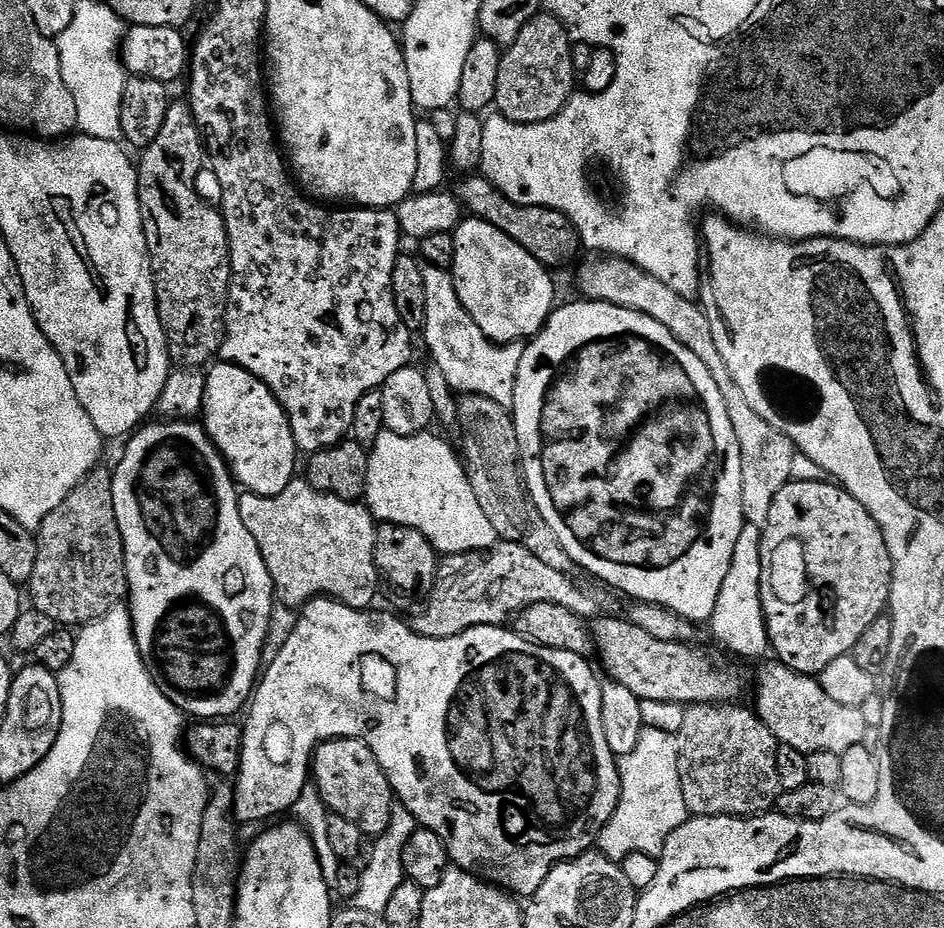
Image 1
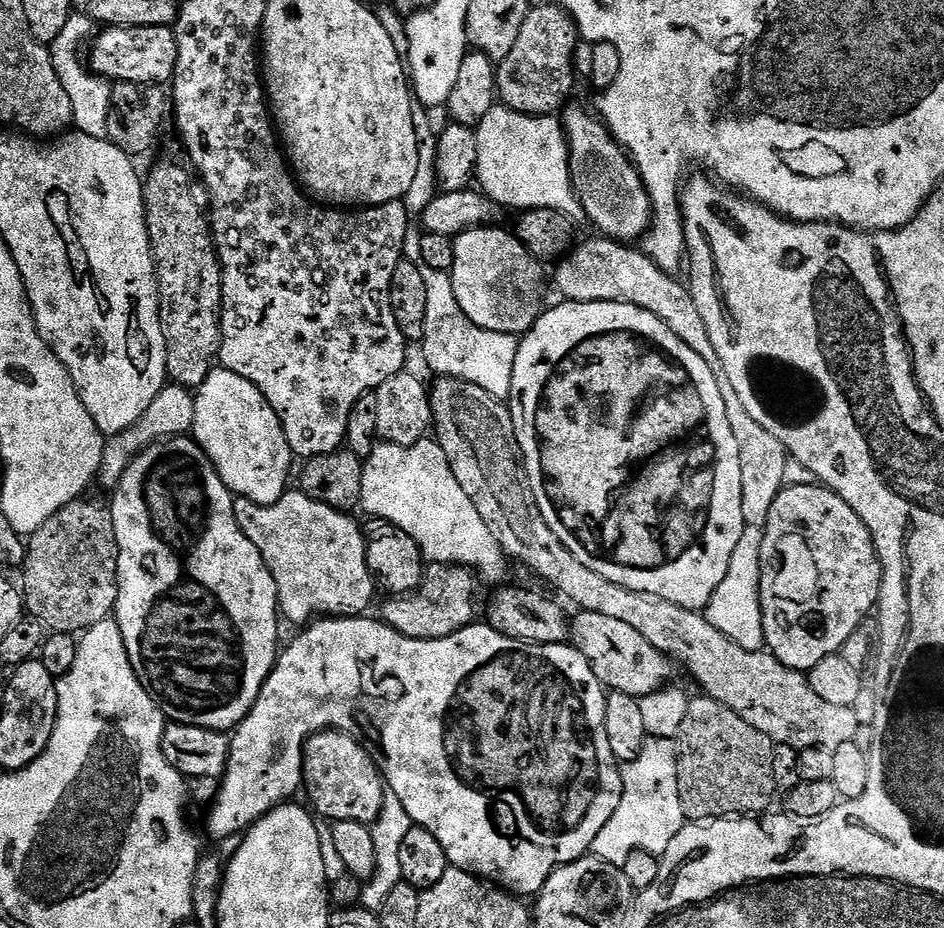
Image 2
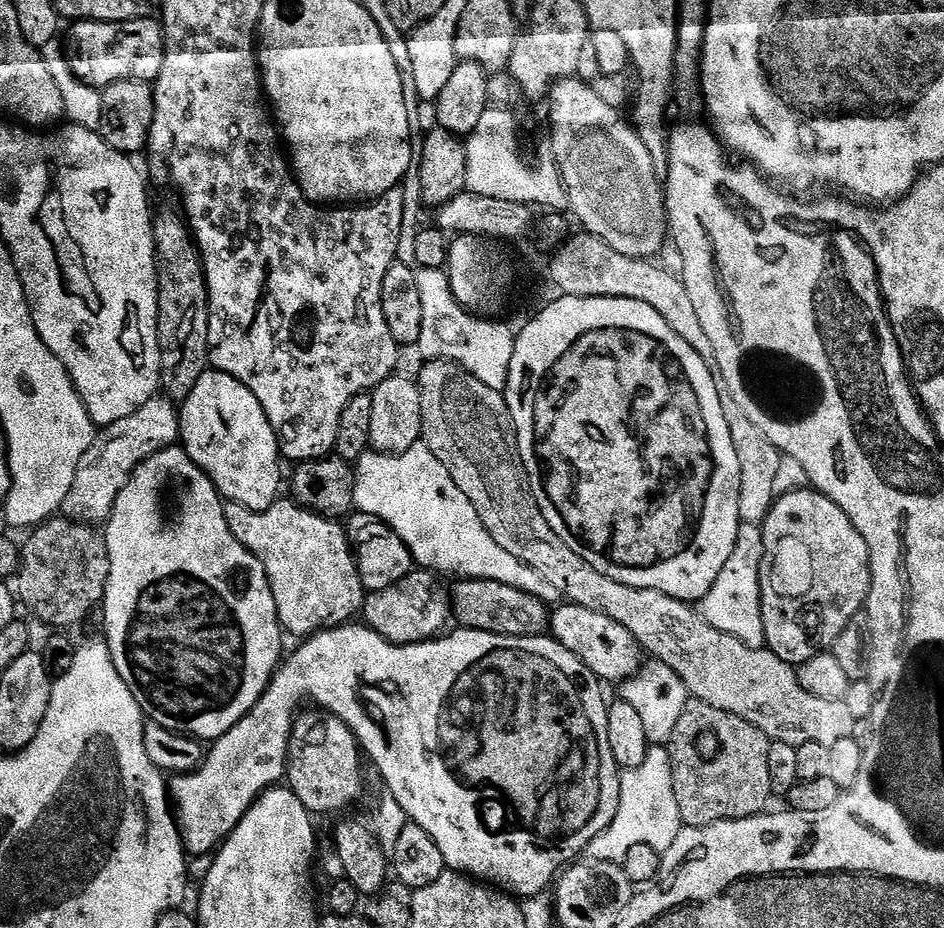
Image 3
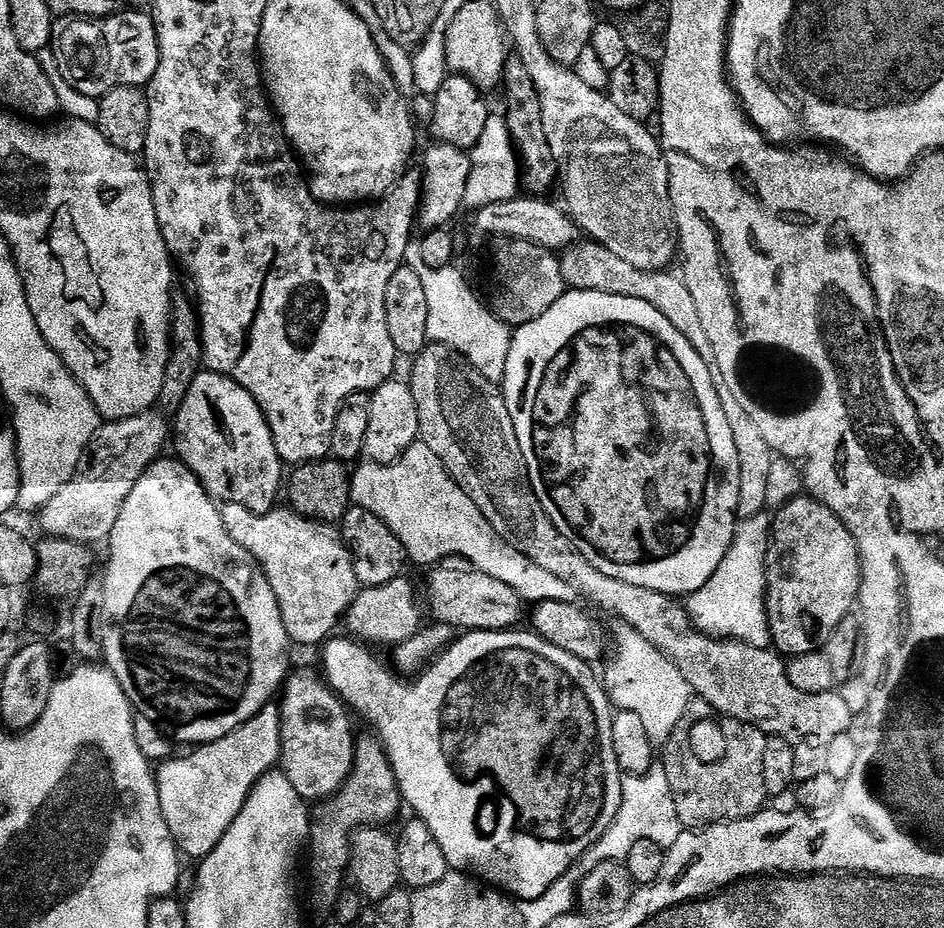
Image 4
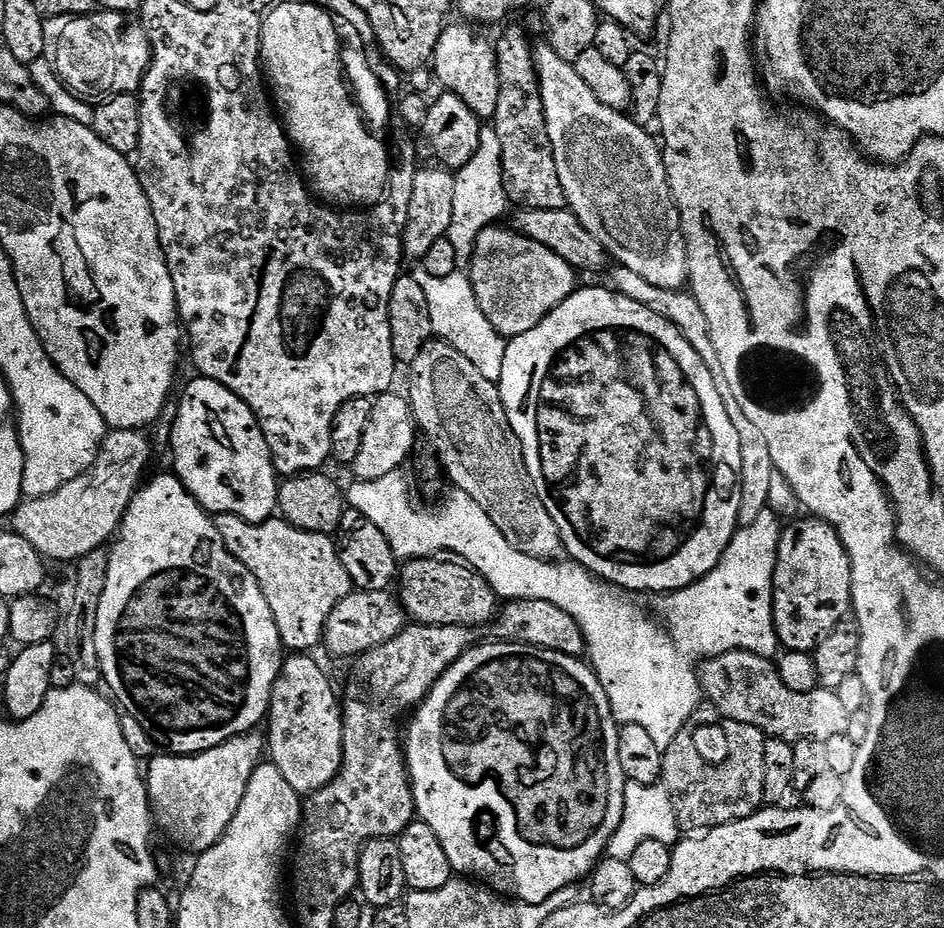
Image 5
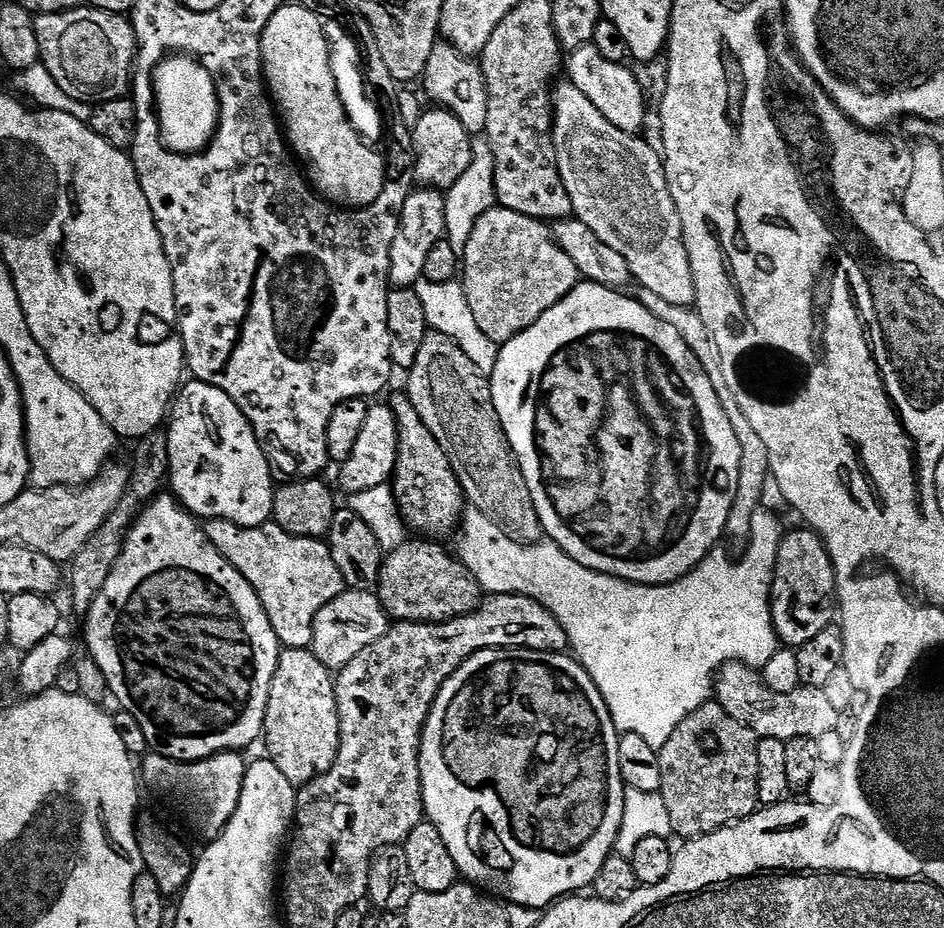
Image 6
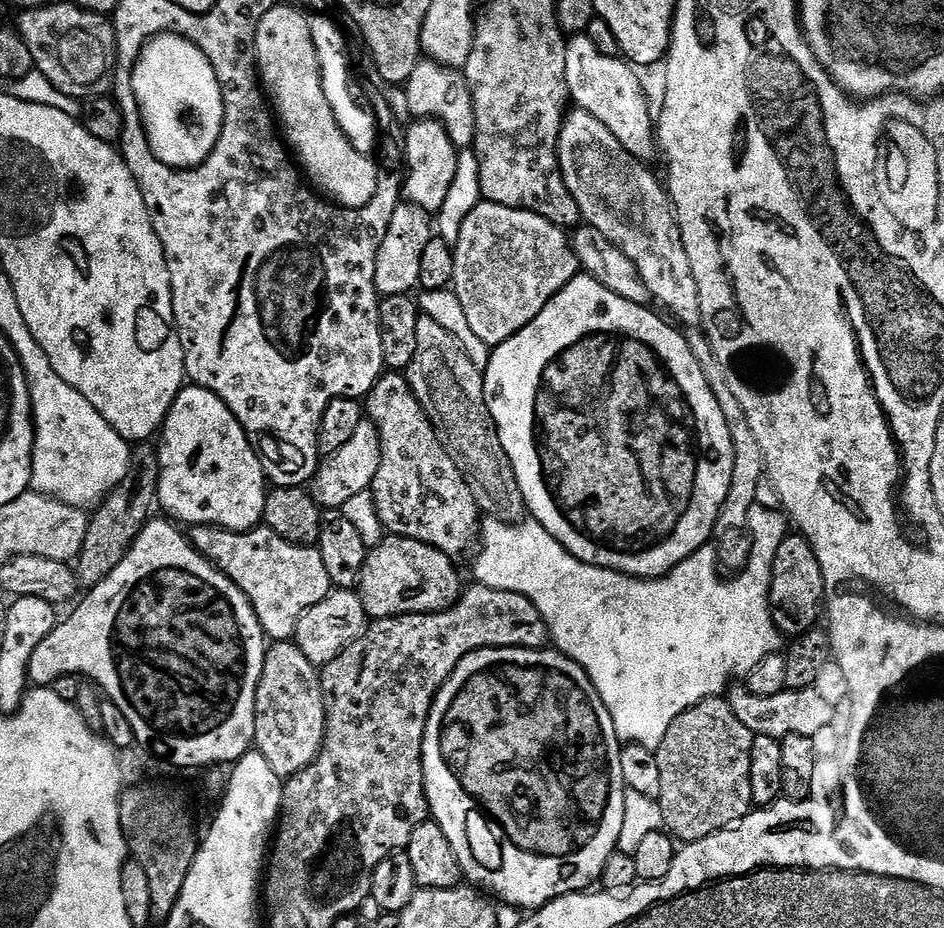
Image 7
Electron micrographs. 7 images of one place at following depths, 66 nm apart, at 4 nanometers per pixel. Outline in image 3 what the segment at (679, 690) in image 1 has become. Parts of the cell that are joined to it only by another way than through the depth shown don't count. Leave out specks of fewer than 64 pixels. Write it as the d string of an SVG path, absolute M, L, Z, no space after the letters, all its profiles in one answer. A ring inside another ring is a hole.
M564 602L556 607L550 612L552 639L573 652L600 681L623 682L636 675L642 664L642 649L634 634L626 630L626 626L614 622L614 618L606 618L606 614L598 614L598 610L586 610L586 606ZM560 606L561 608L556 608Z

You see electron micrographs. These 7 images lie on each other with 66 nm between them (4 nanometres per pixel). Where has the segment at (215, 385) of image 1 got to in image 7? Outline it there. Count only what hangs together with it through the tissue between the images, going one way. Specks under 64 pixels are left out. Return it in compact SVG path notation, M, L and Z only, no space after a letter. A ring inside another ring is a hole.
M185 386L181 388L180 393L176 396L176 400L170 406L167 418L164 419L163 428L161 428L158 433L158 449L160 456L160 481L157 486L158 504L160 508L162 506L169 512L165 513L167 513L173 521L179 522L181 525L188 524L187 526L213 524L214 526L225 528L231 532L248 532L263 521L266 498L270 491L264 475L264 461L260 459L260 456L256 453L256 449L252 446L252 441L248 439L248 431L238 422L238 418L234 413L228 409L226 402L222 402L222 398L218 398L214 393L205 388L195 386Z

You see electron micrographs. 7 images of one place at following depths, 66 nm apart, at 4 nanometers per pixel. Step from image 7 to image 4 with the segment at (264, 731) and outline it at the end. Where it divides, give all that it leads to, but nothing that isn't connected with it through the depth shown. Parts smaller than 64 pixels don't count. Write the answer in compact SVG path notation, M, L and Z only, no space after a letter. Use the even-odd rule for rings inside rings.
M295 672L285 679L278 700L279 767L284 776L290 778L290 786L298 790L303 800L323 802L334 795L352 773L356 743L352 736L352 724L348 721L350 712L344 701L332 692L317 673L316 677L312 672Z

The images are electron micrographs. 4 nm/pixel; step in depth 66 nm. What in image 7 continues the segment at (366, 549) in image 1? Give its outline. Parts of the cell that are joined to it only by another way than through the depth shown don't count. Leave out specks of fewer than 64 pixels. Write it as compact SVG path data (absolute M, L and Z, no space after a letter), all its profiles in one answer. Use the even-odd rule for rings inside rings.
M197 524L191 529L190 539L218 571L226 574L226 578L233 580L238 590L248 596L269 641L291 641L302 614L306 614L310 606L318 606L318 602L333 591L319 547L291 544L266 526L257 526L248 532L231 532L213 524Z

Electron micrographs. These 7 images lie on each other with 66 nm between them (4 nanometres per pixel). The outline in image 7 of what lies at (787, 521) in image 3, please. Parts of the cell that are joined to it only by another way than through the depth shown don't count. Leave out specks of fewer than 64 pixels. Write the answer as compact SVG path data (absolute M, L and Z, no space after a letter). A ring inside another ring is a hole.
M799 534L785 536L778 554L774 554L772 581L768 603L772 605L772 621L785 637L795 638L817 627L816 619L821 619L824 602L822 570L816 561L814 550Z

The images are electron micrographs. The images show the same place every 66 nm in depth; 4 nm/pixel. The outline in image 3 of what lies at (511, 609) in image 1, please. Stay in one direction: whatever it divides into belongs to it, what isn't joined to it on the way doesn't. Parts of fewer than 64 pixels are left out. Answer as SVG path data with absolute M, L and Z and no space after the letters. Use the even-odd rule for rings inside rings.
M413 570L386 590L368 592L362 609L363 623L391 644L423 644L439 637L449 627L448 620L450 624L450 596L444 593L440 580L435 572Z

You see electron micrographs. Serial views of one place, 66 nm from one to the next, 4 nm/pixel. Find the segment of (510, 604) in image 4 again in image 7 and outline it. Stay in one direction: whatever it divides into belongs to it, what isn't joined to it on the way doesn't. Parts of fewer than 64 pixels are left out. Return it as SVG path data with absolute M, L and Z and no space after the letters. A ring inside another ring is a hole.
M385 535L378 546L369 548L360 571L358 595L364 612L373 620L395 616L445 612L462 595L457 561L426 542L405 536Z

